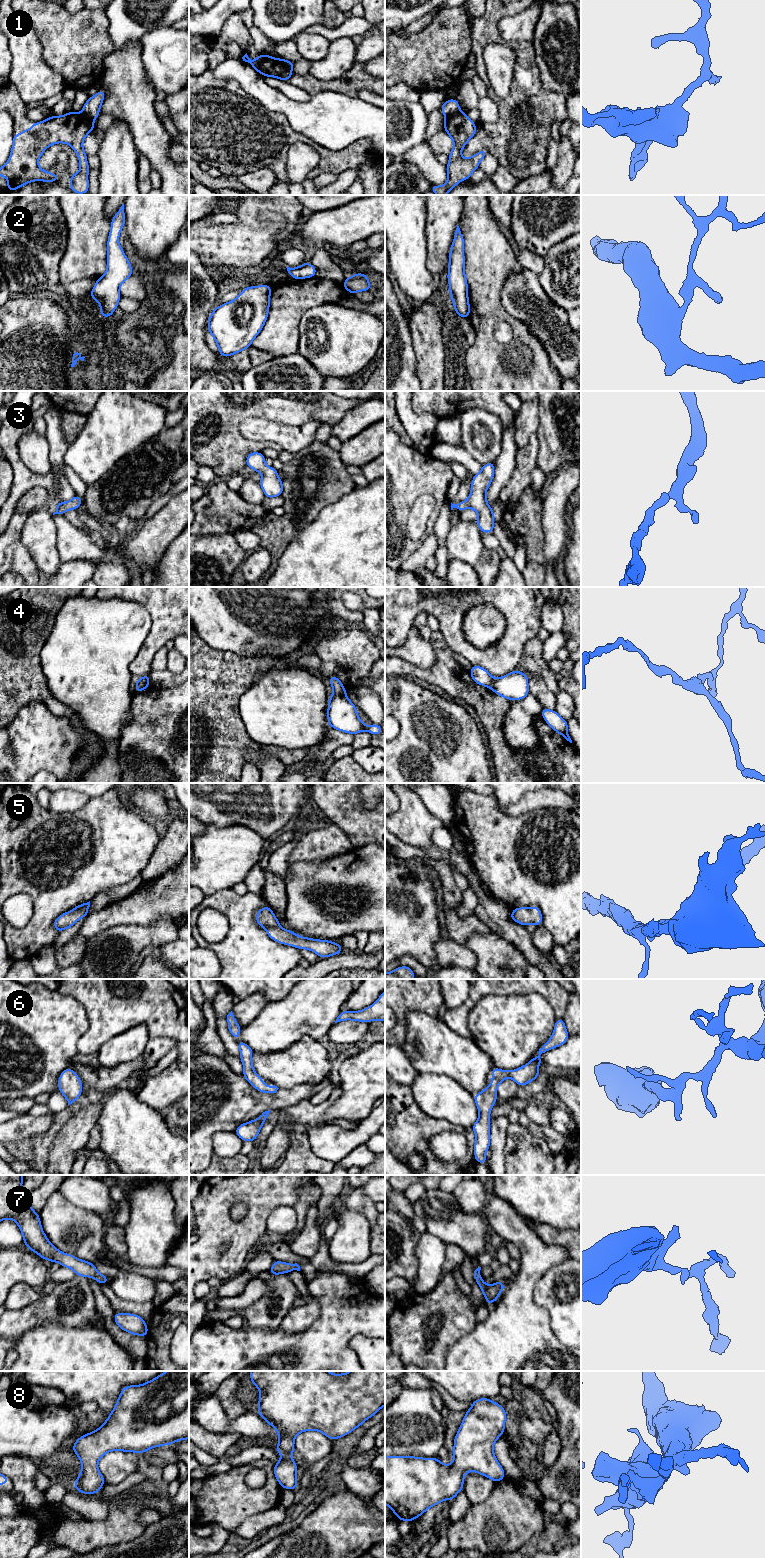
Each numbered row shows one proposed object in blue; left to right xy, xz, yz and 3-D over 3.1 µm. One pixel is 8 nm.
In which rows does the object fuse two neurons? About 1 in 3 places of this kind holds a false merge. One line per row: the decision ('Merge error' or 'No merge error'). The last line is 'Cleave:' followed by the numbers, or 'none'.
1: Merge error
2: No merge error
3: No merge error
4: Merge error
5: No merge error
6: No merge error
7: No merge error
8: No merge error
Cleave: 1, 4

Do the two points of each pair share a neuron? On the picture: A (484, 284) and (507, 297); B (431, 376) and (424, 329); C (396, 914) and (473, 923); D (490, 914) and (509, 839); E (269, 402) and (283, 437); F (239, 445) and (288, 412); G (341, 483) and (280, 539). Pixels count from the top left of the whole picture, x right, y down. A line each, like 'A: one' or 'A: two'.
A: two
B: one
C: two
D: two
E: two
F: one
G: one

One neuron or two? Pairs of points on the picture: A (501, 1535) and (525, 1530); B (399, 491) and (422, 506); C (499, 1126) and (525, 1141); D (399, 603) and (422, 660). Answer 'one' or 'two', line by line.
A: one
B: two
C: two
D: two

